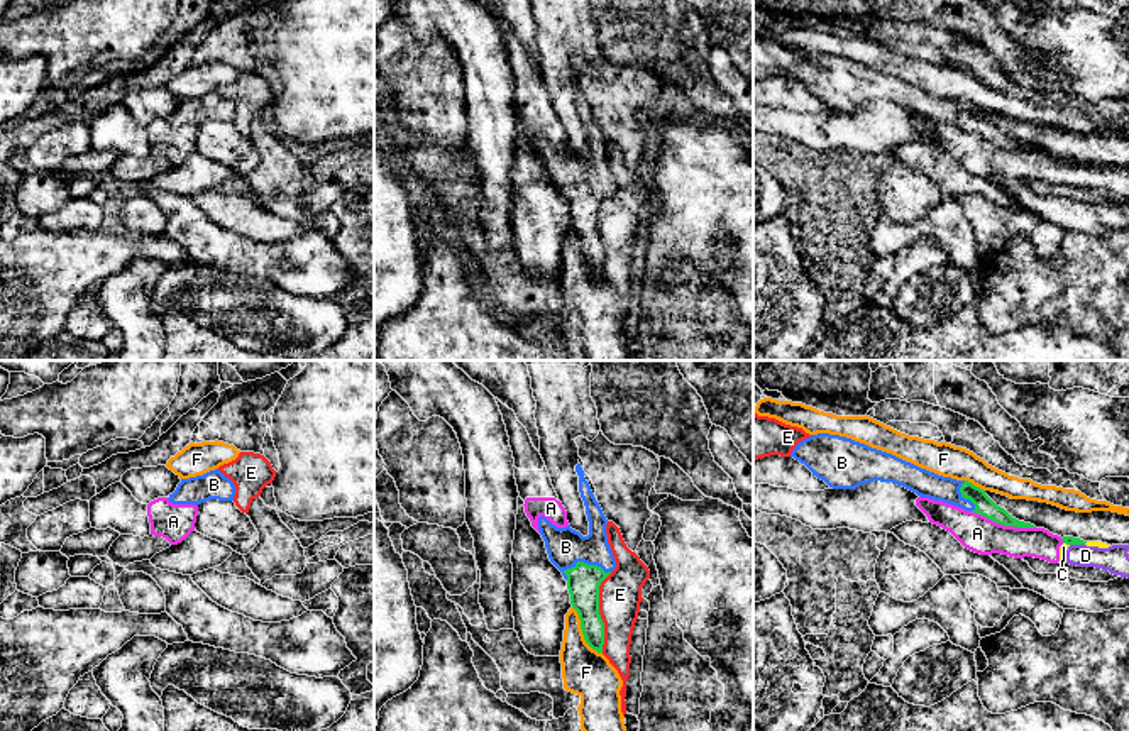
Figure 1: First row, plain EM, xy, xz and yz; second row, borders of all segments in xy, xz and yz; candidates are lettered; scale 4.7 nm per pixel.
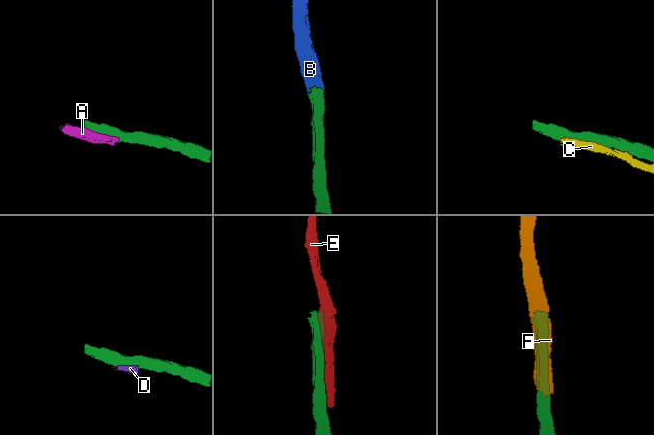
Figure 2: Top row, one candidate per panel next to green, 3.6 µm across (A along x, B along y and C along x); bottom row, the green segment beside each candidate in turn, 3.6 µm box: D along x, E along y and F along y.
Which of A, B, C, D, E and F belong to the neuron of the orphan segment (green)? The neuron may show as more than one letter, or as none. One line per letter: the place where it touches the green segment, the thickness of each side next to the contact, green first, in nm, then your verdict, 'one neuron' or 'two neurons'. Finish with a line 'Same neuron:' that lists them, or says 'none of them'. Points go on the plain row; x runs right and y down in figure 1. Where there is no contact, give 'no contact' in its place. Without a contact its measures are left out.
A: yz (1002, 144) | 90/170 nm | two neurons
B: xz (586, 185) | 160/180 nm | one neuron
C: yz (1067, 164) | 50/40 nm | two neurons
D: yz (1077, 164) | 50/130 nm | two neurons
E: xz (598, 234) | 160/200 nm | two neurons
F: xz (583, 252) | 160/220 nm | two neurons
Same neuron: B

